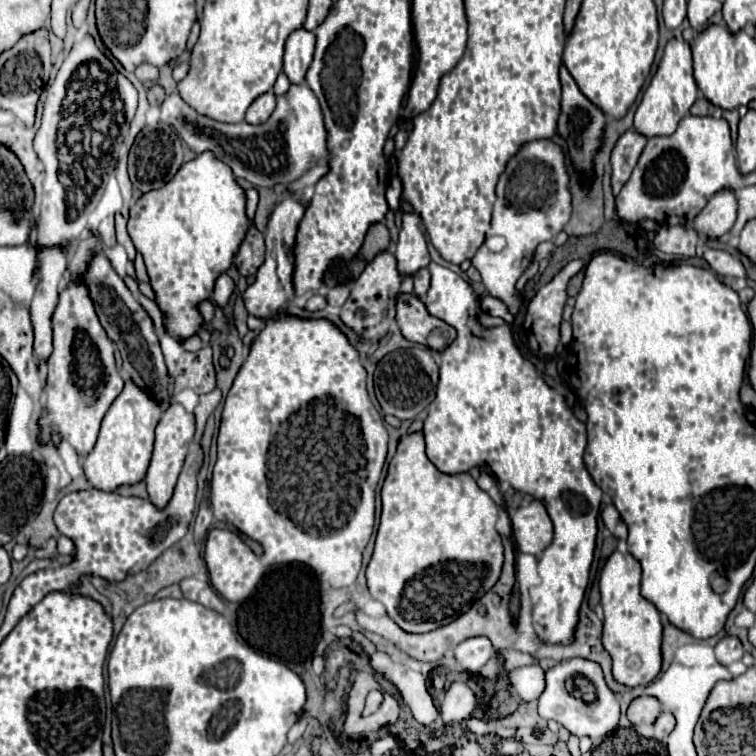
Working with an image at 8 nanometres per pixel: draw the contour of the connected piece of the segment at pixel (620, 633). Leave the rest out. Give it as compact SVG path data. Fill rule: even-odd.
M612 552L600 572L600 594L604 608L602 644L612 656L614 678L630 688L652 682L662 668L662 618L656 606L640 594L640 564L632 554Z

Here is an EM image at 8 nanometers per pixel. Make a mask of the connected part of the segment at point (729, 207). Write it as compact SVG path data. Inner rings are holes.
M722 188L708 200L700 216L696 216L694 228L702 232L706 238L720 238L734 226L736 210L738 202L734 192L730 188Z

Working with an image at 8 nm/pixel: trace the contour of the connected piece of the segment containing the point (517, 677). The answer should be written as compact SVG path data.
M526 666L526 668L518 668L510 674L506 674L506 680L502 680L502 676L496 680L498 686L504 684L512 686L522 700L536 700L540 696L540 692L544 690L544 676L542 676L542 668L538 666Z

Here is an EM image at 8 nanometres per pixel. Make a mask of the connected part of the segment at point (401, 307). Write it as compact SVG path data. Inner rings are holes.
M402 292L398 296L396 322L406 340L424 344L434 352L442 352L456 338L456 330L440 318L432 316L416 294Z

